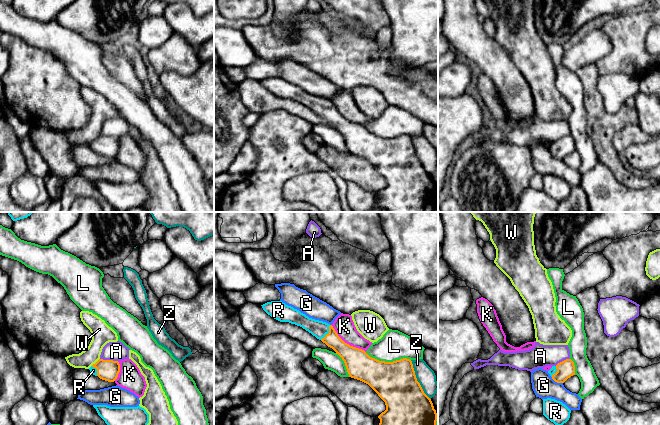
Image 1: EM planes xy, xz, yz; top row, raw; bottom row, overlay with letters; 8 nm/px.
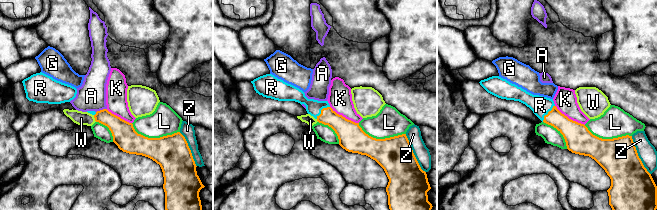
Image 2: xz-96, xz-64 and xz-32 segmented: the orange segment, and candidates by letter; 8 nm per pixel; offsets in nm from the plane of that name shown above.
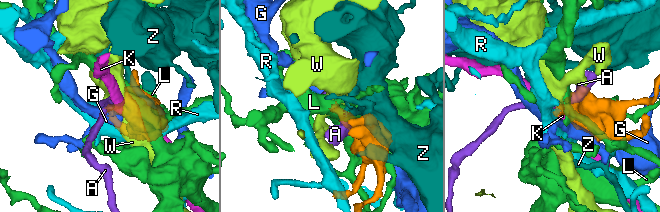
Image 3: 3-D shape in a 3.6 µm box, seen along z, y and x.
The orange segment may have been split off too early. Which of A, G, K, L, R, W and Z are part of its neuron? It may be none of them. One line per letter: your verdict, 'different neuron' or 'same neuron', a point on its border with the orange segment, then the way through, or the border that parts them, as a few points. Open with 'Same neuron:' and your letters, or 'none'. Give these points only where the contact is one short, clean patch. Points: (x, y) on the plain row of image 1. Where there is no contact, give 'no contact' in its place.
Same neuron: R
A: different neuron; meets orange in xy at (109, 136)
G: different neuron; meets orange in yz at (557, 158)
K: different neuron; meets orange in xz at (346, 119)
L: different neuron; meets orange in xz at (388, 138)
R: same neuron; meets orange in xz at (328, 109)
W: different neuron; meets orange in xy at (96, 138); border along xy (99, 134), (91, 141)
Z: different neuron; meets orange in xz at (416, 156)

